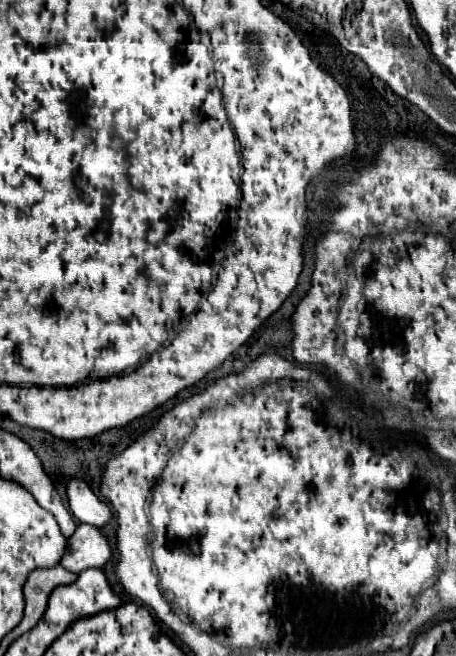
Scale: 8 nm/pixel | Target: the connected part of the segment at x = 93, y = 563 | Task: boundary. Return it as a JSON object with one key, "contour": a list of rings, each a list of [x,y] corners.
{"contour":[[[78,525],[76,533],[68,539],[68,551],[60,565],[72,573],[82,573],[90,567],[102,569],[110,559],[110,541],[96,527]]]}

